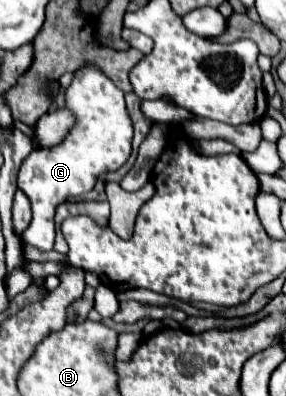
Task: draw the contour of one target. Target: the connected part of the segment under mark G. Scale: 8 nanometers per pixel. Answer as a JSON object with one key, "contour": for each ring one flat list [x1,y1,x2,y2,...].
{"contour":[[93,65,79,69,65,91,63,109,71,111,75,117,75,125,69,129,65,139,55,147,33,149,19,169,17,185,31,199,33,207,33,221,21,233,21,239,39,251,53,251,53,215,57,205,89,193,99,175,117,171,131,155,133,125,125,109,123,91,115,87,103,71]]}

